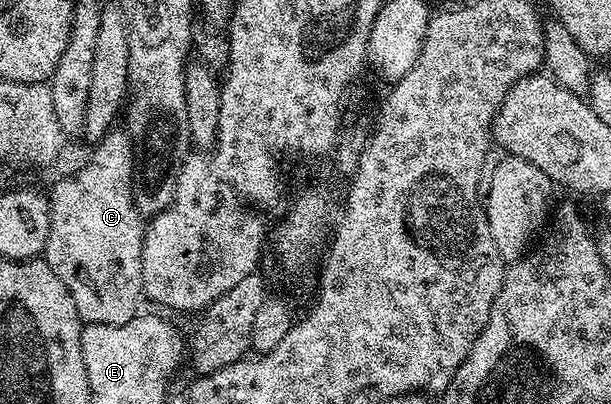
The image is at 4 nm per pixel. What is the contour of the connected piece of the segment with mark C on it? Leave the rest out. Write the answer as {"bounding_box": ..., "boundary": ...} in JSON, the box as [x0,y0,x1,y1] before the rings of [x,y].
{"bounding_box":[43,129,145,325],"boundary":[[[110,129],[94,147],[97,148],[90,153],[85,167],[63,176],[53,191],[48,192],[49,236],[43,258],[55,277],[67,285],[82,324],[123,325],[138,315],[140,307],[137,306],[143,303],[141,254],[145,248],[145,227],[143,216],[133,200],[133,142],[128,131]]]}

